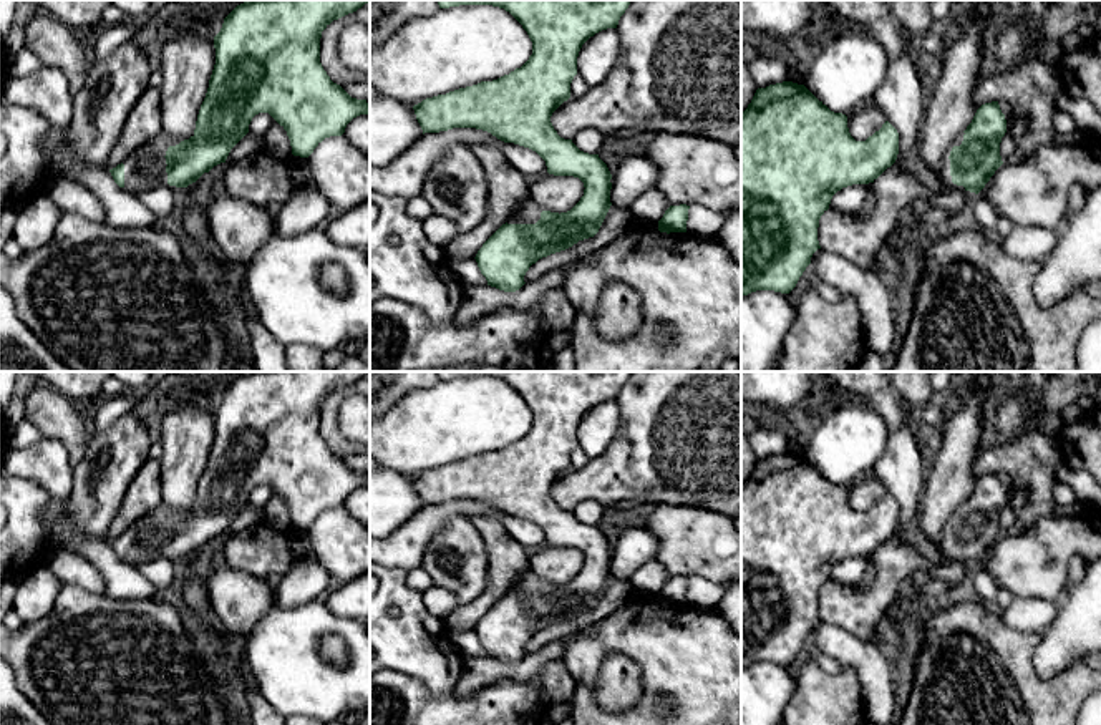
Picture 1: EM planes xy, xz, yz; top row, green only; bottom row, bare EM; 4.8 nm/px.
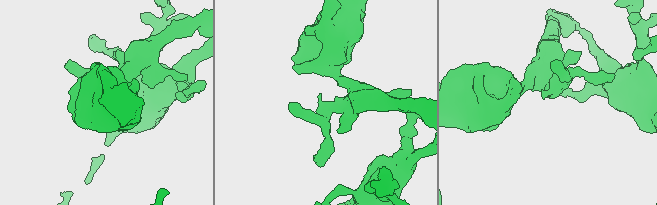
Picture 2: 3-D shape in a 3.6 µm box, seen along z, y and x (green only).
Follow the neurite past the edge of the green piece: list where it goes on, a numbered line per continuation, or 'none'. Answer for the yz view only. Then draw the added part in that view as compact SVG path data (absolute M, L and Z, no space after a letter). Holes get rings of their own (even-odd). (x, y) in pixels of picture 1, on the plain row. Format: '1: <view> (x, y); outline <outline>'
1: yz (944, 551); outline M963 503L952 513L950 519L943 524L942 528L942 536L939 541L939 546L935 549L930 549L929 552L934 556L934 559L942 561L942 562L950 562L950 561L965 561L963 557L957 557L952 554L950 547L950 523L953 518L960 518L963 513Z

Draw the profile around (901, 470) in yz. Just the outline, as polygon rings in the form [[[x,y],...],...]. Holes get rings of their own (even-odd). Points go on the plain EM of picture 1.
[[[902,401],[899,403],[905,410],[905,425],[890,431],[887,448],[872,474],[899,504],[899,526],[892,538],[904,539],[915,534],[920,499],[927,488],[927,470],[910,408]]]

